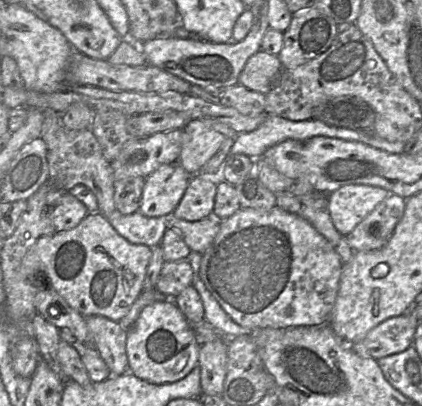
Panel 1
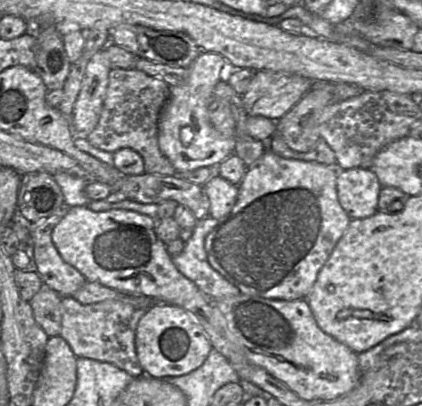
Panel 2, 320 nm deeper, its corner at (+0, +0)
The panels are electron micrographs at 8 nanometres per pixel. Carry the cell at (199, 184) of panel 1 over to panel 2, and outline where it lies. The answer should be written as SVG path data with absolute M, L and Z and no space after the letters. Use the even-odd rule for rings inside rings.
M216 176L202 187L210 202L208 217L219 220L231 212L237 201L239 185Z

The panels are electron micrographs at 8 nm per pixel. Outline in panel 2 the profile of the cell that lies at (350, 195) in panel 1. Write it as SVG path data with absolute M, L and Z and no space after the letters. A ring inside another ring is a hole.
M371 169L339 170L336 189L339 204L351 219L363 219L378 211L382 186Z

